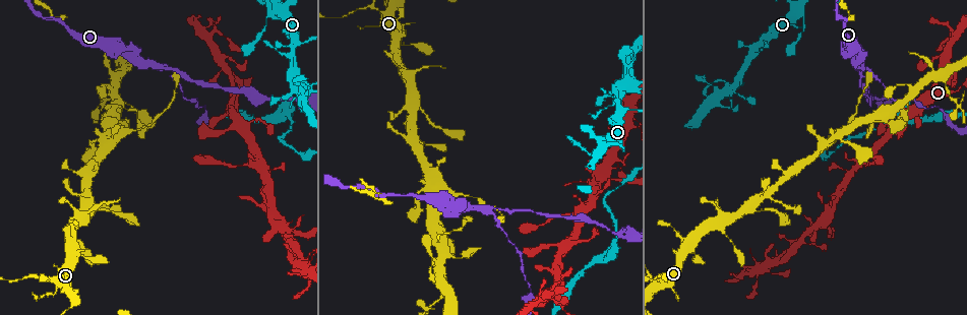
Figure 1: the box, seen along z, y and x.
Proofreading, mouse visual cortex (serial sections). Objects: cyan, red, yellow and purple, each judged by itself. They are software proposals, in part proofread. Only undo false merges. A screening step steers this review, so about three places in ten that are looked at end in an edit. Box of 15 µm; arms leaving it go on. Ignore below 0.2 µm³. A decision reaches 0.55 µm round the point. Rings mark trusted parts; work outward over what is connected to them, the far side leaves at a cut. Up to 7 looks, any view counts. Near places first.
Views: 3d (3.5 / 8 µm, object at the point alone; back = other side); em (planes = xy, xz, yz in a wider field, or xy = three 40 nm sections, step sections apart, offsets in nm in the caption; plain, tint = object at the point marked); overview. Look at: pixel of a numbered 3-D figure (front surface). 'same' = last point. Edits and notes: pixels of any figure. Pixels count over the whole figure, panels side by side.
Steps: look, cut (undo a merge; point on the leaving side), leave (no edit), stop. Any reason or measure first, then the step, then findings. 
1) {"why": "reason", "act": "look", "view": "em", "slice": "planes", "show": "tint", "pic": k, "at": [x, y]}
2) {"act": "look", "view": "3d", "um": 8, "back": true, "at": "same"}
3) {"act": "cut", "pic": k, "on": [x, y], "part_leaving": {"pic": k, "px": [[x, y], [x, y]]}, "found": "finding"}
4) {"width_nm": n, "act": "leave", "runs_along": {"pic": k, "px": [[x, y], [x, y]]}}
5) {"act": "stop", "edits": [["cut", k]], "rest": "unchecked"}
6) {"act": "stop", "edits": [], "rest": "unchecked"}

{"why": "three-way junction", "act": "look", "view": "3d", "um": 8, "pic": 1, "at": [759, 43]}

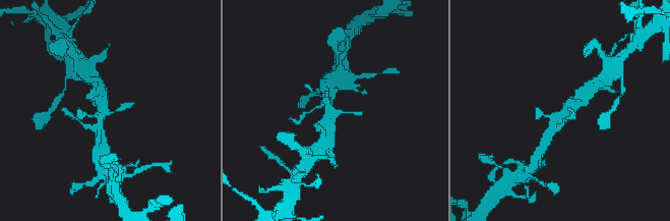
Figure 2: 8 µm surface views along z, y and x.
{"act": "look", "view": "3d", "um": 3.5, "pic": 2, "at": [103, 113]}

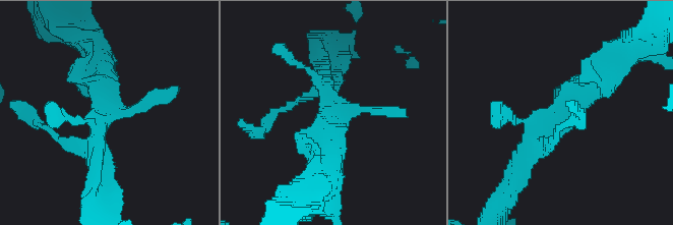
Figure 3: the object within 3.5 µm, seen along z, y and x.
{"act": "look", "view": "em", "slice": "xy", "step": 3, "show": "tint", "pic": 3, "at": [104, 111]}

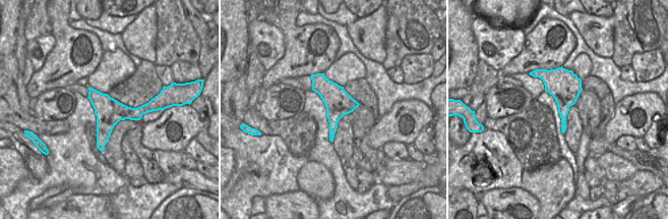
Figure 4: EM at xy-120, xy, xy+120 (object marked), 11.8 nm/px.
{"act": "leave", "runs_along": {"pic": 3, "px": [[611, 63], [538, 126], [528, 161]]}, "found": "continuous, no second cell"}

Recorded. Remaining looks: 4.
{"why": "thick turns thin", "act": "look", "view": "3d", "um": 8, "pic": 1, "at": [65, 26]}

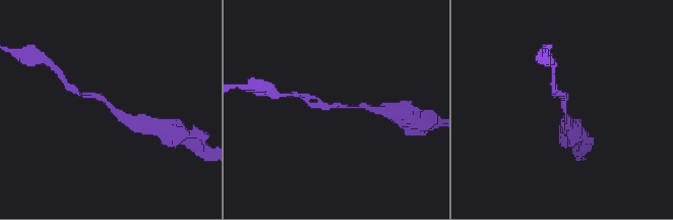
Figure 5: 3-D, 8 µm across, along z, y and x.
{"arm_widths_nm": [150, 250], "why": "need the tissue", "act": "look", "view": "em", "slice": "xy", "step": 1, "show": "tint", "pic": 5, "at": [563, 106]}

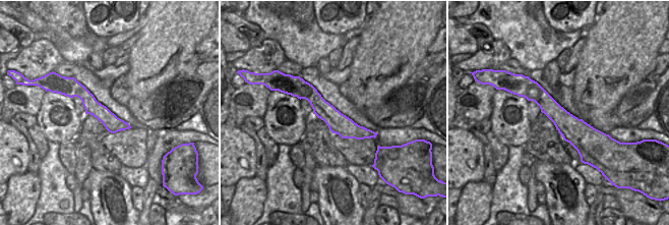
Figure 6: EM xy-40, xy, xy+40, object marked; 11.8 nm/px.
{"act": "leave", "runs_along": {"pic": 6, "px": [[296, 92], [346, 128], [372, 134]]}, "found": "one cell here"}

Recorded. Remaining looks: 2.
{"act": "look", "view": "3d", "um": 3.5, "pic": 1, "at": [481, 210]}

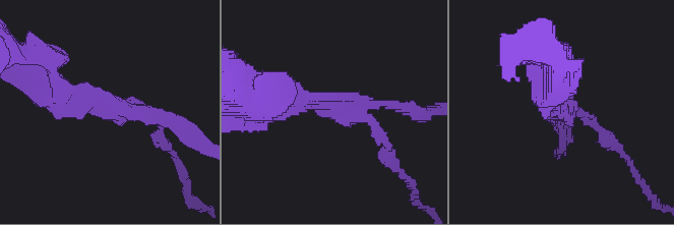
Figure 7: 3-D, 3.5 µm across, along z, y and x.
{"arms": 3, "arm_widths_nm": [150, 150, 400], "why": "need the tissue", "act": "look", "view": "em", "slice": "xy", "step": 5, "show": "tint", "pic": 7, "at": [109, 107]}

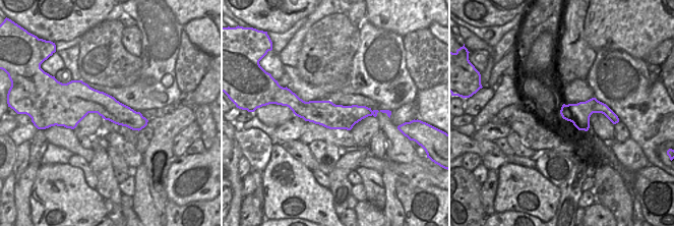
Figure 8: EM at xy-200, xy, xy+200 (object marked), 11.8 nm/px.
{"act": "cut", "pic": 7, "on": [385, 139], "border": {"pic": 8, "px": [[298, 97], [296, 103], [286, 105]]}, "found": "two cells meet here"}

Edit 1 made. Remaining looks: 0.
{"act": "stop", "edits": [["cut", 7]], "rest": "unchecked"}

